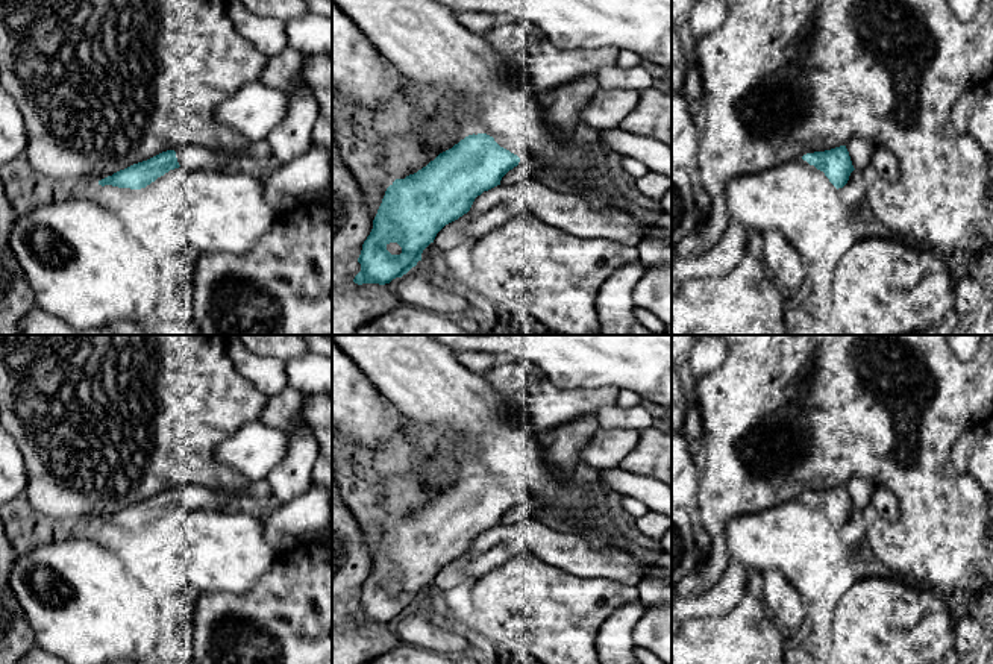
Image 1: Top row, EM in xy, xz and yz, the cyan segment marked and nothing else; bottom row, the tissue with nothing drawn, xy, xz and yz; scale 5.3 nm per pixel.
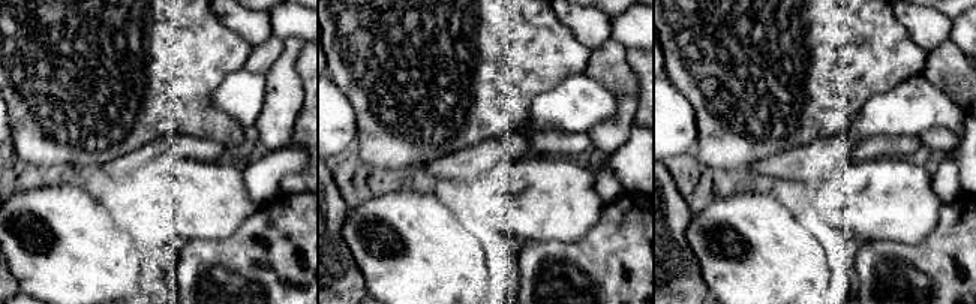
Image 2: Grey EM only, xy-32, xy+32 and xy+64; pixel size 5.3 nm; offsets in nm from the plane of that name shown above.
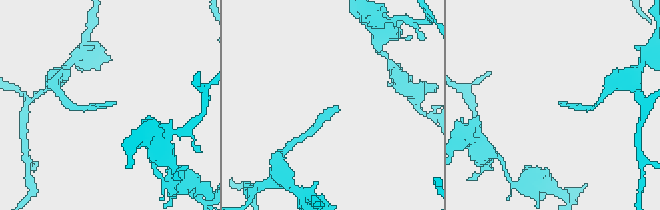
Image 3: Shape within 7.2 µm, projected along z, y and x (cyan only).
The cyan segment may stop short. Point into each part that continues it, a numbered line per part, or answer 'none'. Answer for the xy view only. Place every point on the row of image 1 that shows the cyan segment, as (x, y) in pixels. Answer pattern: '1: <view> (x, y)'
1: xy (188, 156)

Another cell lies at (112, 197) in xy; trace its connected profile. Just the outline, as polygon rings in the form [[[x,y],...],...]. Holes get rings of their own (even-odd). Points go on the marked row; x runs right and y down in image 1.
[[[105,185],[102,186],[102,203],[103,208],[111,211],[118,217],[118,209],[121,208],[123,202],[127,199],[129,194],[135,194],[143,191],[141,189],[130,189],[130,188],[118,188],[112,185]]]

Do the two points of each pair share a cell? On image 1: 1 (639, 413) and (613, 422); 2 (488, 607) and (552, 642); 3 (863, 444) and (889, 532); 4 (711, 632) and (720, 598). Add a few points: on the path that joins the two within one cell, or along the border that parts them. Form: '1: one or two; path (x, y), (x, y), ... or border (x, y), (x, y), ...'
1: one; path (632, 417), (619, 417)
2: one; path (507, 605), (525, 605), (543, 623)
3: one; path (886, 467), (905, 487), (905, 511)
4: two; border (745, 596), (723, 614), (698, 616), (687, 622)

